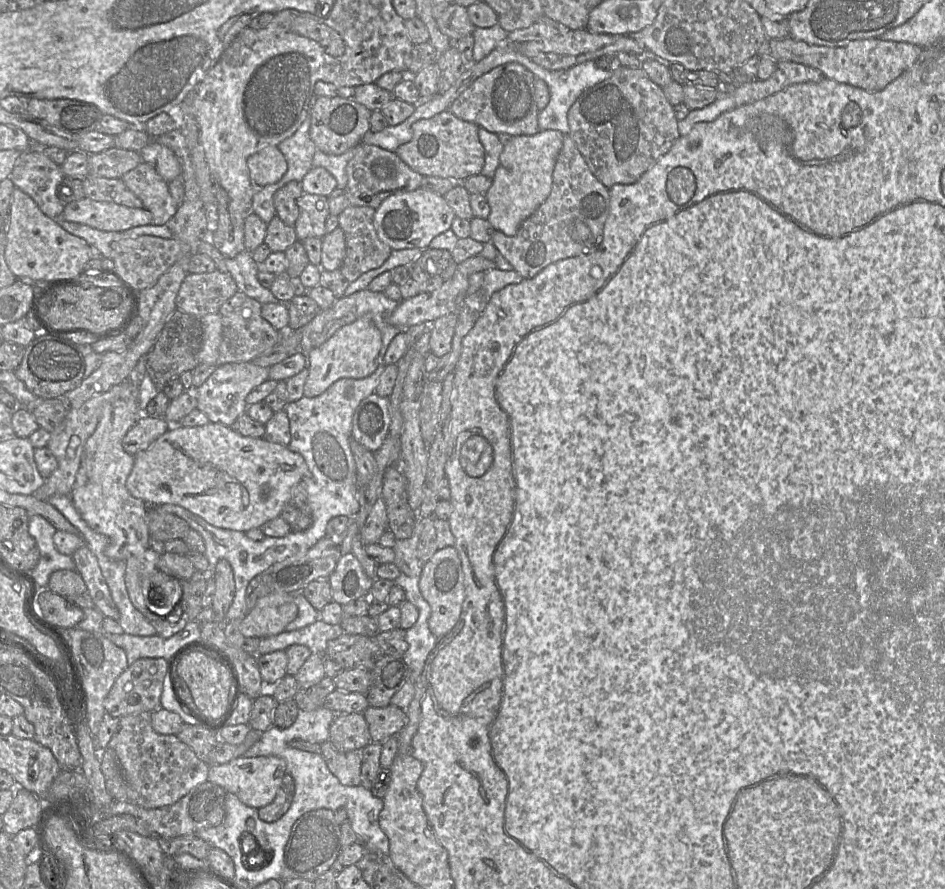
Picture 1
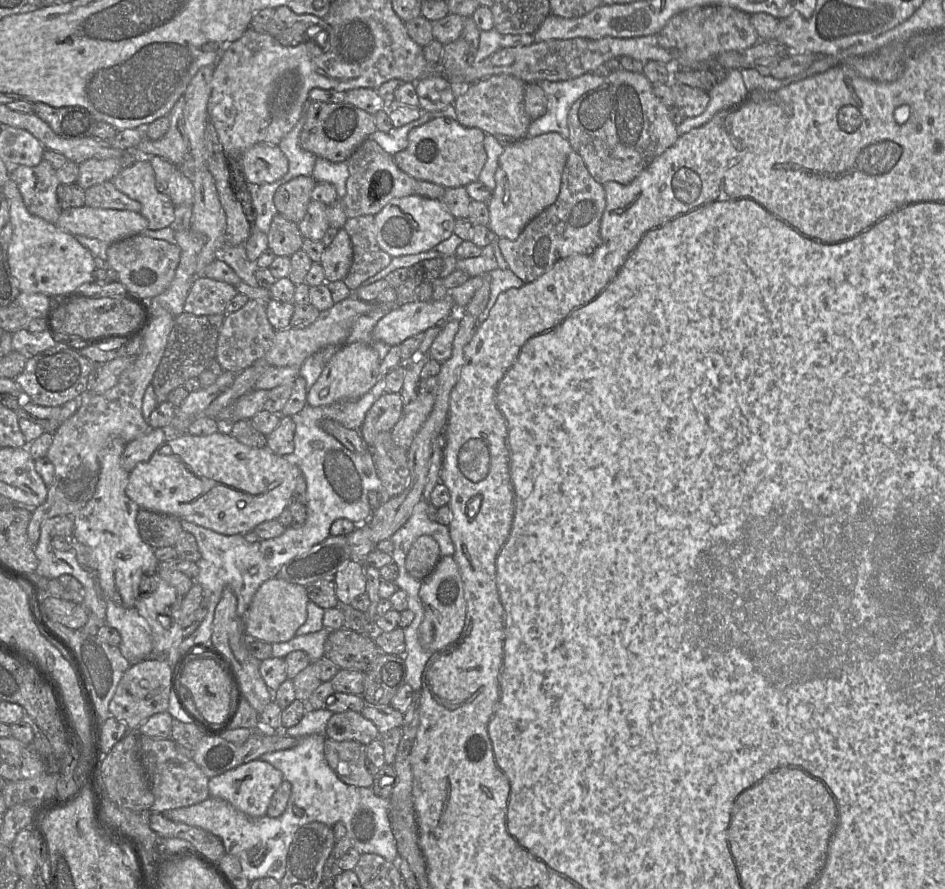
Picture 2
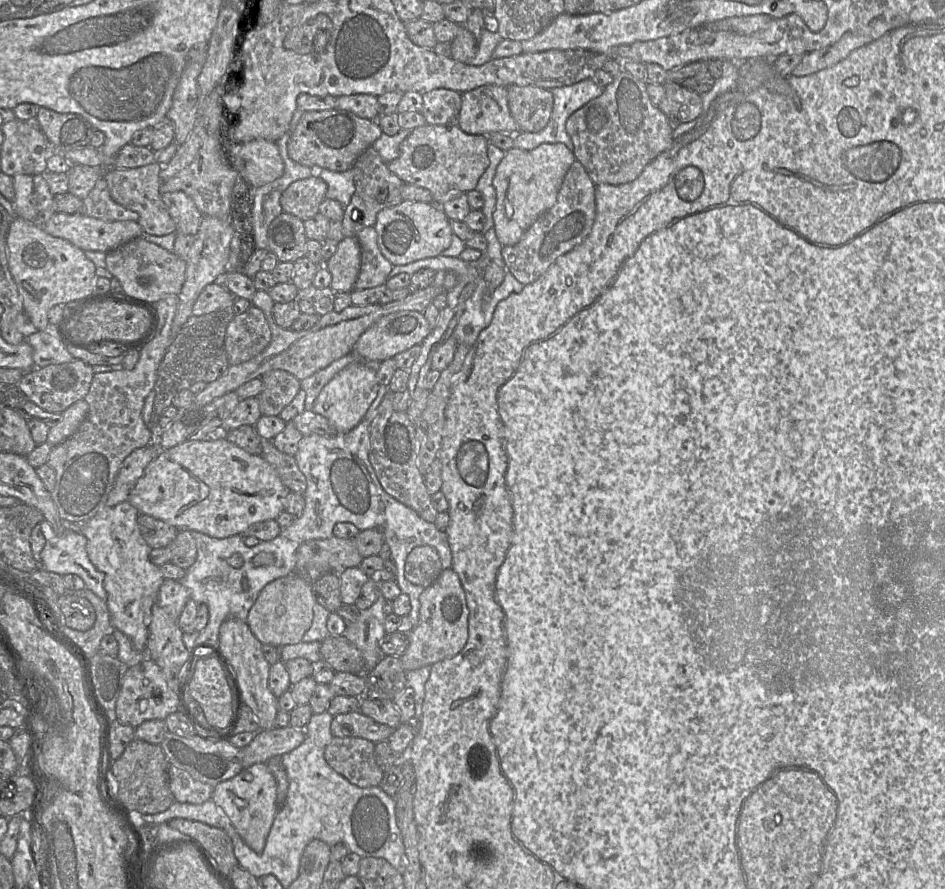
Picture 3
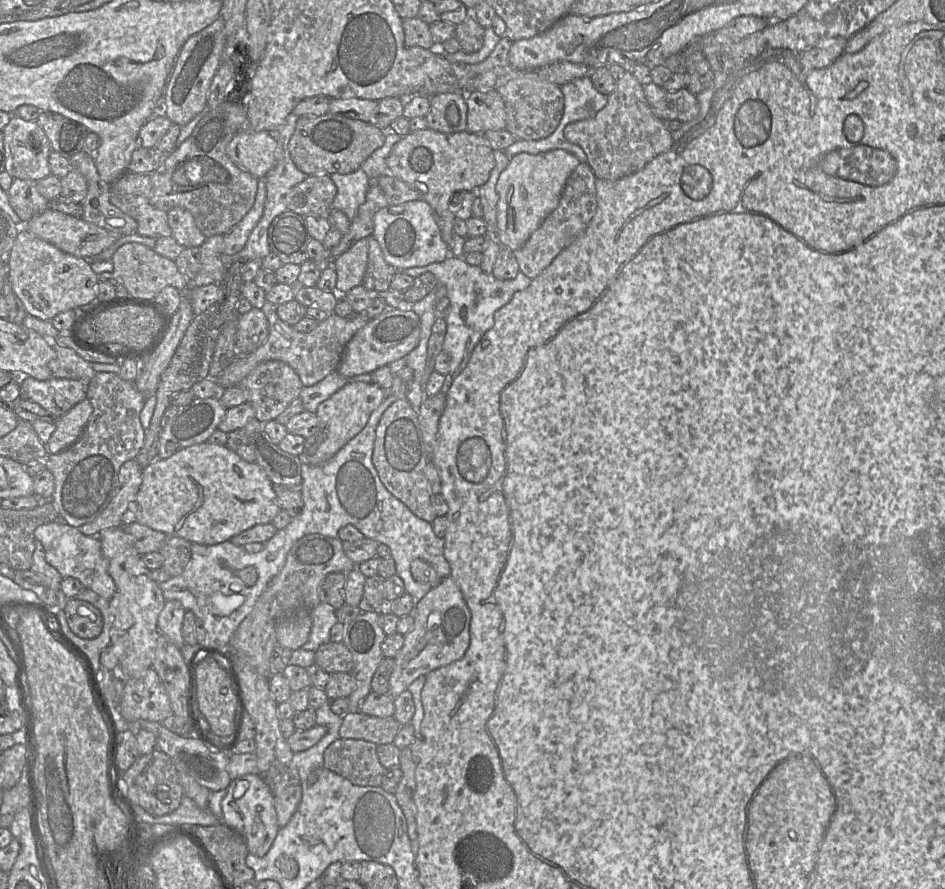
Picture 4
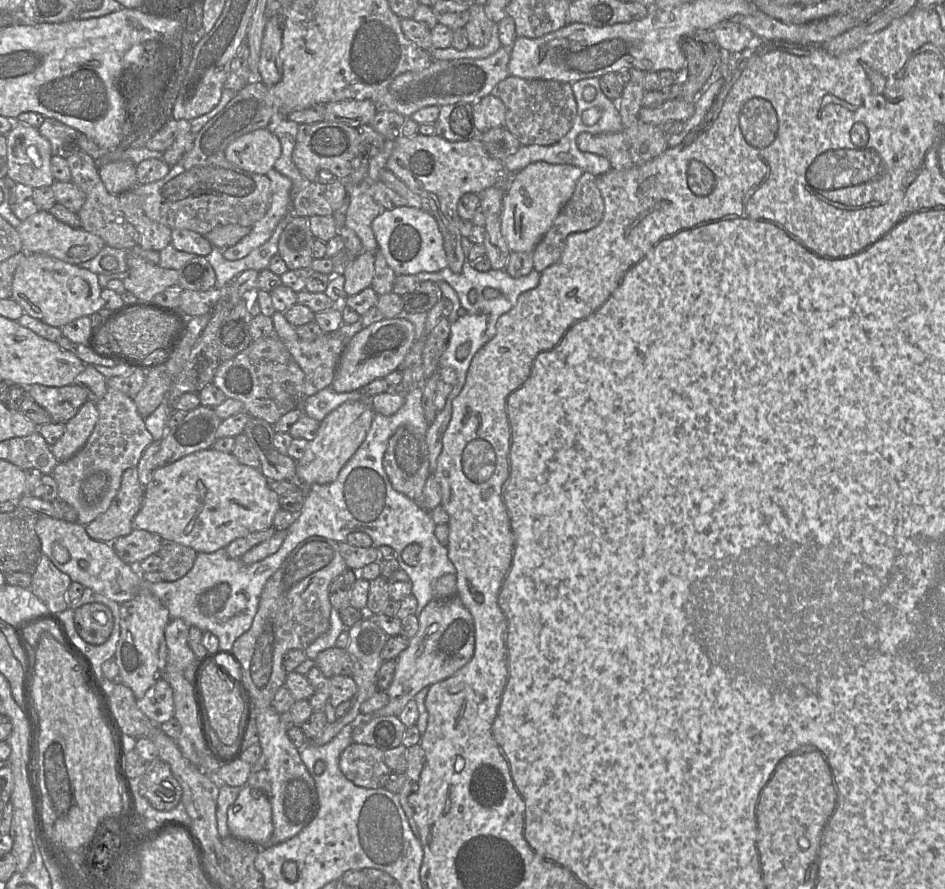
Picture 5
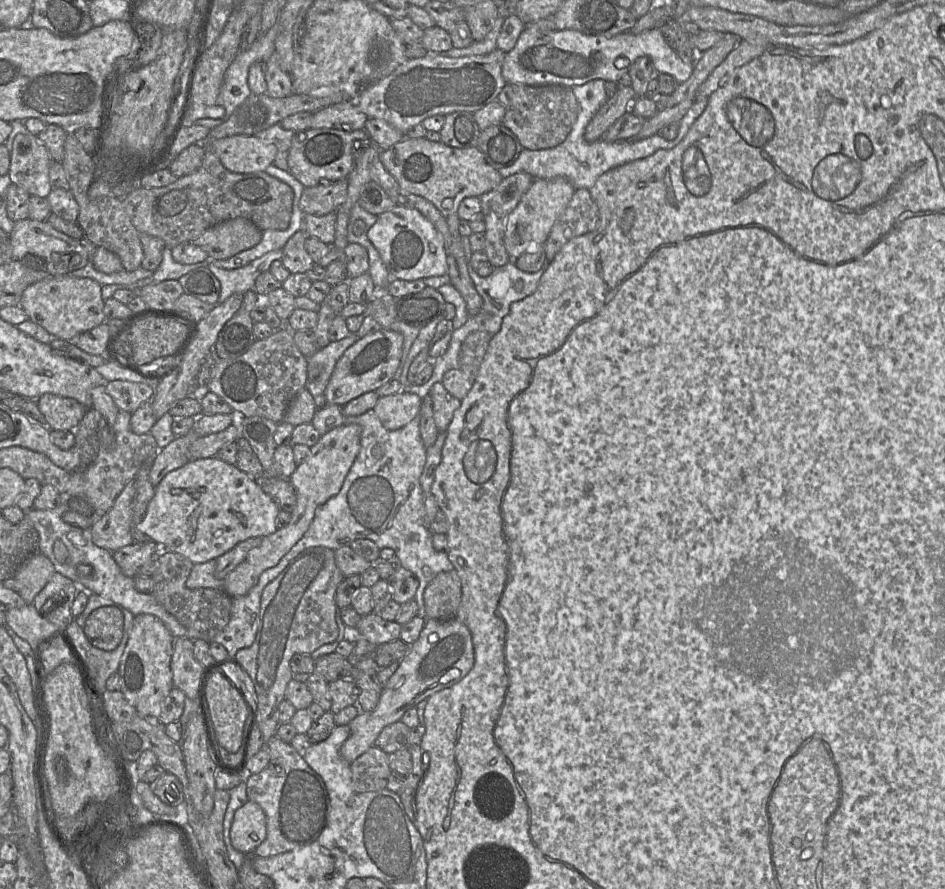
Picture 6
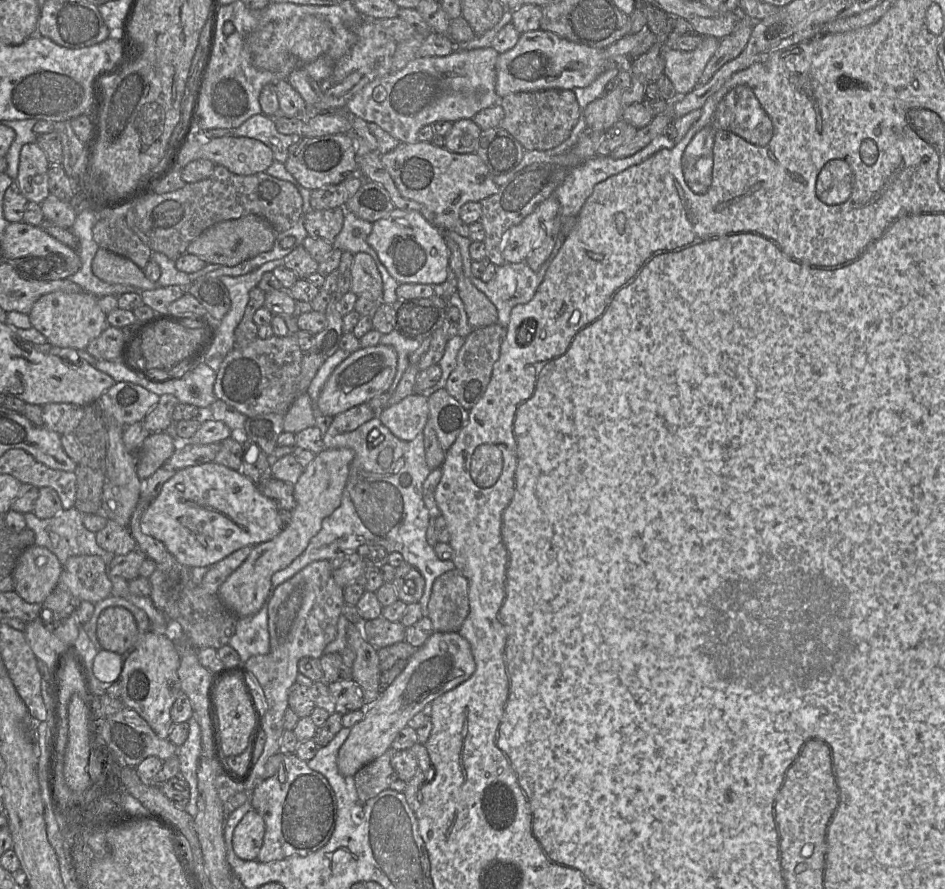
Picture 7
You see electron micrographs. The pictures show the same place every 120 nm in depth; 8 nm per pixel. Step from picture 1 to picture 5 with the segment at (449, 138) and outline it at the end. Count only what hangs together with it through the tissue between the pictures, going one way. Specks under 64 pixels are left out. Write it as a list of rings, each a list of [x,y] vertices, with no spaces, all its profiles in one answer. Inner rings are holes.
[[[418,133],[414,136],[400,136],[395,140],[386,168],[411,191],[427,199],[430,214],[437,221],[443,236],[448,267],[456,274],[461,273],[465,255],[459,231],[461,218],[457,212],[458,201],[466,193],[479,194],[493,187],[498,176],[504,172],[504,162],[490,157],[479,138],[452,142],[438,135],[425,136]]]

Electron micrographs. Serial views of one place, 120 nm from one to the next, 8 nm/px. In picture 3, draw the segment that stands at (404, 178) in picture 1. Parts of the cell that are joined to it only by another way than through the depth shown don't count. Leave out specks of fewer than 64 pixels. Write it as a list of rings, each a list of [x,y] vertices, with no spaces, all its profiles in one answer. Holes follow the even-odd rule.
[[[373,146],[367,148],[353,164],[355,192],[350,203],[344,208],[343,237],[356,237],[363,228],[374,227],[380,210],[403,201],[400,190],[404,182],[389,170],[387,164]]]

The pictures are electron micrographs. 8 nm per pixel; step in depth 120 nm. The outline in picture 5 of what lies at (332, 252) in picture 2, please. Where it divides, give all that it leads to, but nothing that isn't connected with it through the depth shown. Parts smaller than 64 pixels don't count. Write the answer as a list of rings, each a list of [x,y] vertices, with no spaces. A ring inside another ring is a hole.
[[[364,251],[346,267],[343,276],[344,291],[347,296],[356,295],[365,288],[371,287],[375,271],[374,262],[374,253]]]

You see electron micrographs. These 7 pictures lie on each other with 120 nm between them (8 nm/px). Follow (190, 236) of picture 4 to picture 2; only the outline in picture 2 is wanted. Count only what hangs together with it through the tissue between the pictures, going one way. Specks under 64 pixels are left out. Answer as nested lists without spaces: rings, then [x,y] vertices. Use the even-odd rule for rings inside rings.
[[[150,156],[149,161],[155,172],[157,189],[166,194],[174,205],[192,205],[192,181],[176,165],[160,156]]]

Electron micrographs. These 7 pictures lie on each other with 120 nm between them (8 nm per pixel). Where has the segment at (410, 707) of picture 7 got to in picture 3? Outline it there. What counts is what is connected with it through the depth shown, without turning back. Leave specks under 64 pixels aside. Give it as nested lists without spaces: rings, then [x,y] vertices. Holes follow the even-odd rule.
[[[450,567],[443,569],[438,578],[420,595],[418,624],[408,632],[408,647],[401,658],[405,671],[432,666],[456,656],[468,639],[469,609],[466,594],[458,574]]]

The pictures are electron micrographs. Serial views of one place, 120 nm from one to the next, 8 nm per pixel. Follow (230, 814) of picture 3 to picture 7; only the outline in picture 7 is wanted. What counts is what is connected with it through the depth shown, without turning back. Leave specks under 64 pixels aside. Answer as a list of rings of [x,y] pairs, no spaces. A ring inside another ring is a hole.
[[[251,809],[243,816],[234,830],[232,845],[235,854],[242,860],[257,860],[264,834],[263,818]]]

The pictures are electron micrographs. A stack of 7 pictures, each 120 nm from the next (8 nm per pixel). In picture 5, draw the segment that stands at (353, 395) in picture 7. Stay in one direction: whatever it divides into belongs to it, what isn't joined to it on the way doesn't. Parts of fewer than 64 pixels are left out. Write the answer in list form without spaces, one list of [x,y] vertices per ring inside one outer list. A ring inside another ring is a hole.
[[[402,317],[384,318],[364,327],[344,348],[330,387],[337,393],[361,389],[371,381],[385,378],[398,369],[414,340],[414,326]]]

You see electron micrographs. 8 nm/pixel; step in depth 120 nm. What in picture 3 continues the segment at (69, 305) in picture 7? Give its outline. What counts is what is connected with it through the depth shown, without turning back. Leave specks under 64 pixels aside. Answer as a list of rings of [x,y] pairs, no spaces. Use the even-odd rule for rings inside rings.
[[[16,216],[12,219],[9,231],[6,236],[6,242],[8,246],[8,267],[9,271],[17,285],[18,291],[22,297],[23,307],[25,314],[27,315],[28,319],[30,320],[31,324],[38,329],[38,331],[42,330],[49,330],[49,320],[48,320],[48,311],[54,307],[55,305],[65,304],[71,301],[78,300],[77,302],[81,302],[82,300],[86,299],[87,297],[94,294],[95,291],[95,279],[97,278],[96,275],[96,266],[94,263],[88,259],[85,255],[85,252],[80,249],[79,247],[75,246],[68,240],[63,238],[59,238],[56,236],[52,236],[45,232],[40,225],[36,225],[32,222],[29,222],[19,216]]]

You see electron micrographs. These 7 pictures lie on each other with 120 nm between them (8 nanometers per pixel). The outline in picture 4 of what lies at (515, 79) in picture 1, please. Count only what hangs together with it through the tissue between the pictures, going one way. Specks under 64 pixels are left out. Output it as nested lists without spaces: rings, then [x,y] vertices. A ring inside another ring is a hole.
[[[497,90],[473,91],[466,95],[467,131],[483,134],[506,129],[506,112]]]

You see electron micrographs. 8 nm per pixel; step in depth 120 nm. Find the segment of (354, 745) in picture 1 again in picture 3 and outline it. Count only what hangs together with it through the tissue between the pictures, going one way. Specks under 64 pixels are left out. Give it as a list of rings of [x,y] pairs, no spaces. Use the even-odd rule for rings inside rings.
[[[352,711],[334,716],[330,730],[333,737],[361,737],[377,743],[387,741],[395,729]]]

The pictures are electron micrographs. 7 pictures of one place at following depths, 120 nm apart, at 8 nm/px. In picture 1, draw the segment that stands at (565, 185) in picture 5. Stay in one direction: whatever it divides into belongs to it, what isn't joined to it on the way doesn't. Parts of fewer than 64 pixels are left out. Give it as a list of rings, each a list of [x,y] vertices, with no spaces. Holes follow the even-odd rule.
[[[558,130],[514,136],[504,146],[500,163],[486,193],[490,206],[488,221],[496,231],[514,236],[524,220],[547,199],[551,192],[553,170],[561,151],[564,135]]]

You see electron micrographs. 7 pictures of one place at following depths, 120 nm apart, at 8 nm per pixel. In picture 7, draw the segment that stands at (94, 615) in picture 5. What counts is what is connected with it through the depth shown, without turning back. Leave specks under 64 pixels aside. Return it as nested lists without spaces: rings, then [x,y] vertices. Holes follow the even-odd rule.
[[[120,606],[108,607],[101,612],[96,635],[102,650],[119,655],[139,644],[135,618],[130,611]]]

